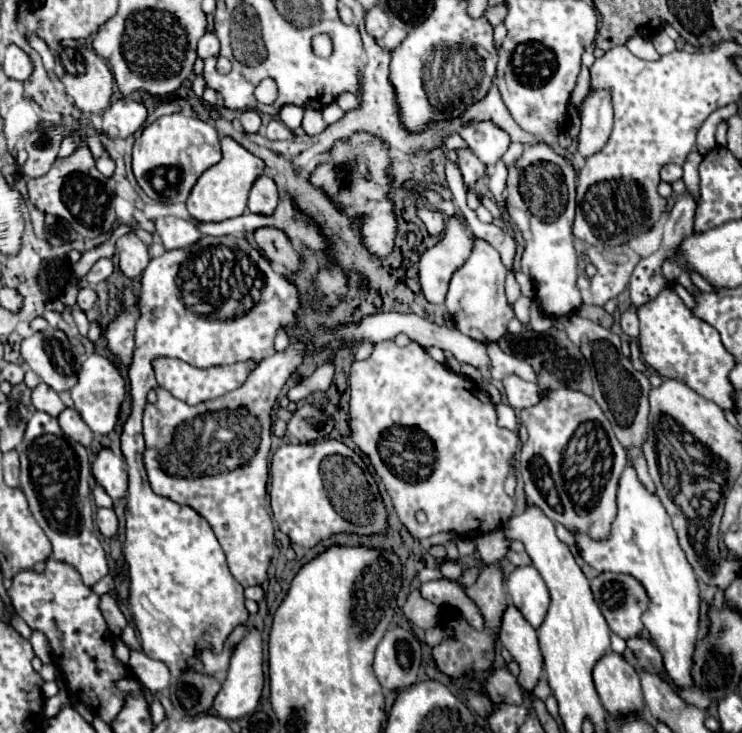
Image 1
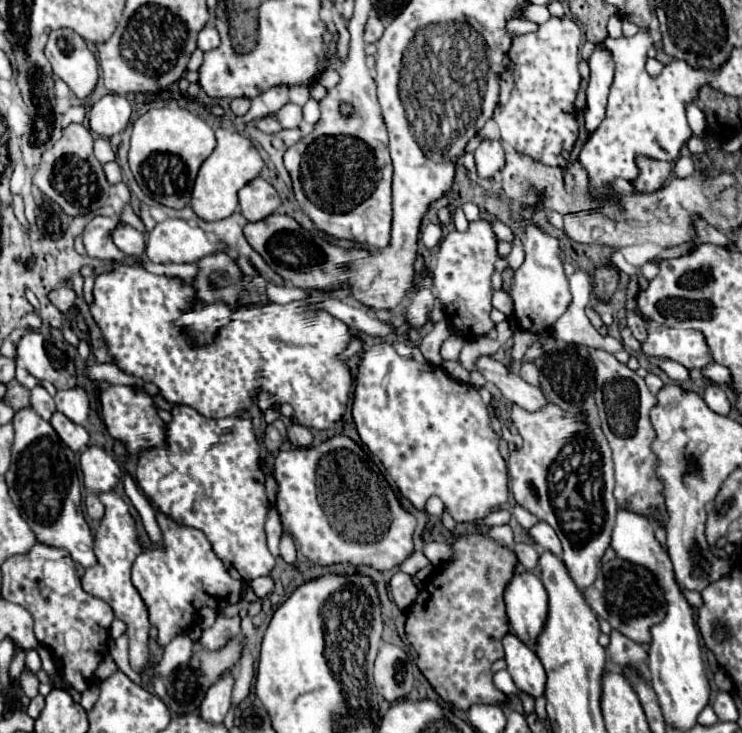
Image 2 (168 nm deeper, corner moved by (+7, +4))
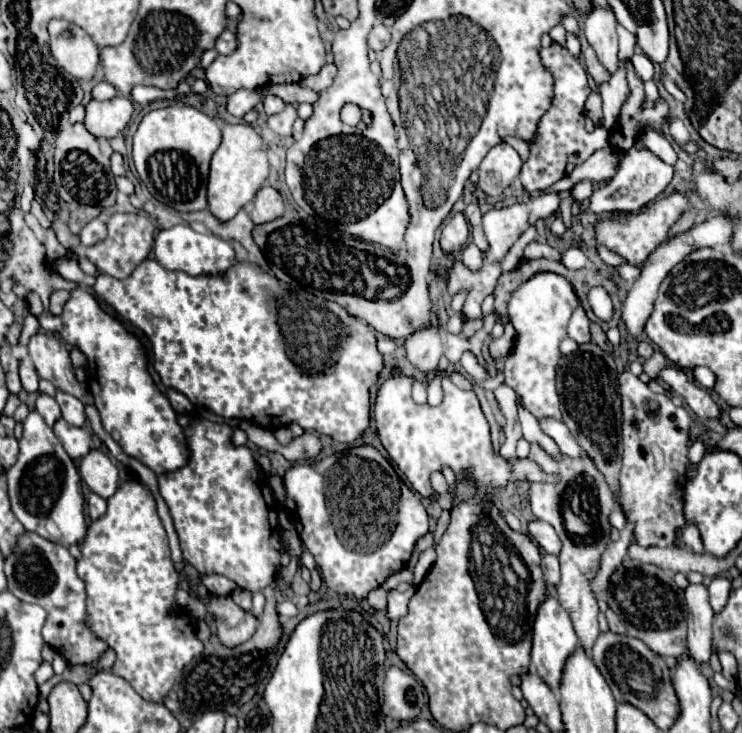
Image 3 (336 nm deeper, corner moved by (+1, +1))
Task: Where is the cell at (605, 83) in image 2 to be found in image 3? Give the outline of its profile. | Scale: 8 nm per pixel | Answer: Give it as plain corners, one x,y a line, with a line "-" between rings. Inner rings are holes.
593,2
593,8
583,16
583,30
597,52
601,64
613,74
617,70
619,58
617,58
617,32
615,32
617,20
611,8
603,8

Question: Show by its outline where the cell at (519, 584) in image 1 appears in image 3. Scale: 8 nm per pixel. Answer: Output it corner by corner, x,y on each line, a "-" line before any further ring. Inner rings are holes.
545,596
543,602
541,602
541,606
539,606
535,624
533,624
531,662
533,662
535,670
537,670
537,674
543,676
543,682
545,682
549,688
553,688
553,690
559,688
559,684
561,684
561,674
563,674
567,656
571,656
571,652
575,652
575,648
577,648
577,636
575,636
575,632
573,632
569,614
561,608
561,604
559,604
557,598

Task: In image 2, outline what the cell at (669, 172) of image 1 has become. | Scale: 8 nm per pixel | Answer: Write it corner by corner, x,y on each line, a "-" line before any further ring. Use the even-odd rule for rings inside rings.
639,157
637,165
641,169
637,181
633,183
637,187
637,191
657,191
663,187
663,183
667,181
667,177
673,171
673,165
667,161
655,161
655,159
647,159
647,157

